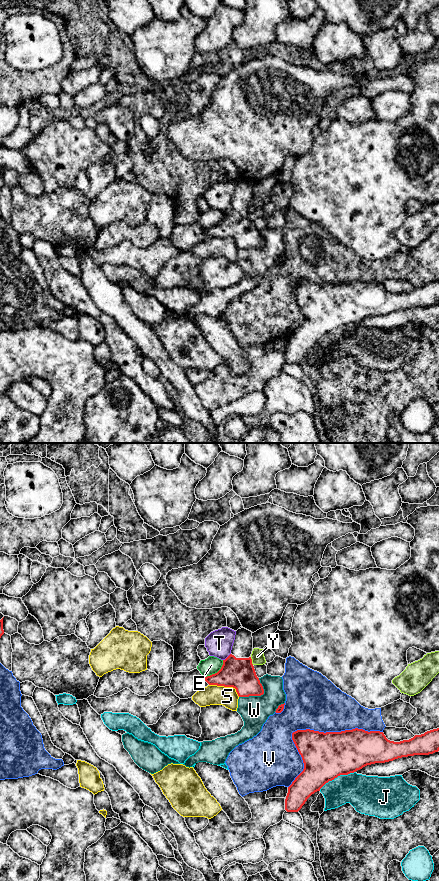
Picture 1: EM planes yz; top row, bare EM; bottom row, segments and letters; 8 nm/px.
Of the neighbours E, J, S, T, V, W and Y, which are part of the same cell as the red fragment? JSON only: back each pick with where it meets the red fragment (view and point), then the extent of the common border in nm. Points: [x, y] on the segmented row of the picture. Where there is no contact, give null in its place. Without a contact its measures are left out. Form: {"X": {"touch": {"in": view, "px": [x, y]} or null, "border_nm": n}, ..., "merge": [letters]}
{"merge": []}

